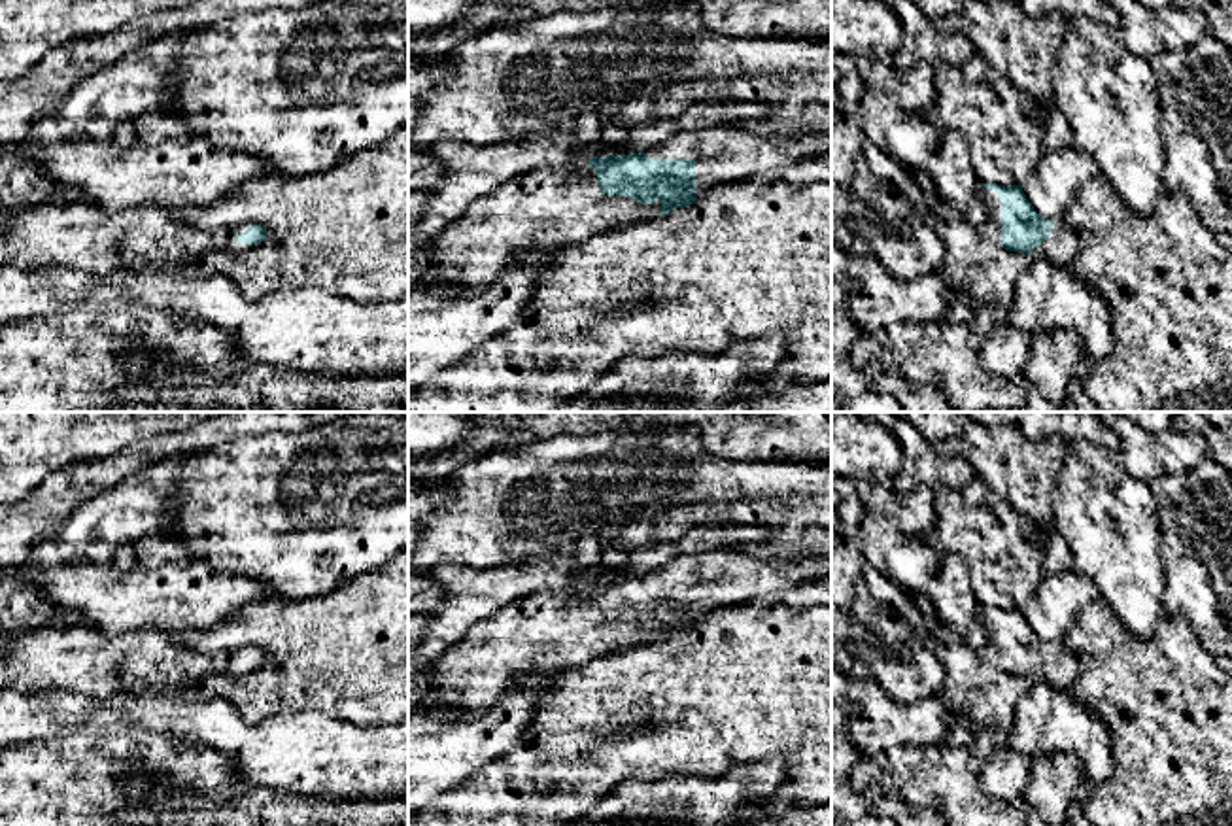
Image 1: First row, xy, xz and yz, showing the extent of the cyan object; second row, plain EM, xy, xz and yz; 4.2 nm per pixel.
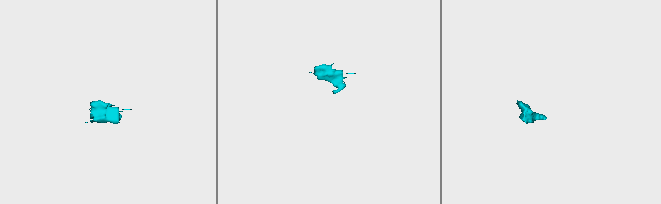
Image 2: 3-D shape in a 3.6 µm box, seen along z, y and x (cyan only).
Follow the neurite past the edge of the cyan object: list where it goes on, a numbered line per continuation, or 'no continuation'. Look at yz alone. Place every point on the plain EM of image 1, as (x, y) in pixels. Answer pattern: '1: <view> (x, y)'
1: yz (992, 653)
2: yz (1066, 664)

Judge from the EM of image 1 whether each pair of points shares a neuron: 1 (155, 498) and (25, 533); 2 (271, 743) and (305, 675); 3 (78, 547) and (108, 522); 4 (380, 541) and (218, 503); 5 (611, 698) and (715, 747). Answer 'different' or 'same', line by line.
1: different
2: different
3: same
4: same
5: same

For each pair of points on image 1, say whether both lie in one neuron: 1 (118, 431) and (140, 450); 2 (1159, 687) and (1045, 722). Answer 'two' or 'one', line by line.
1: two
2: two

